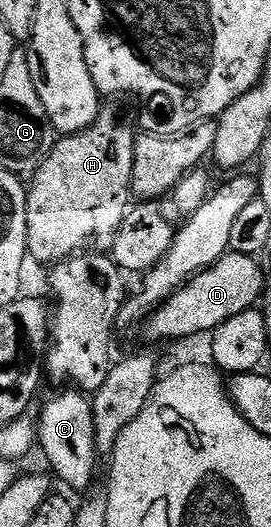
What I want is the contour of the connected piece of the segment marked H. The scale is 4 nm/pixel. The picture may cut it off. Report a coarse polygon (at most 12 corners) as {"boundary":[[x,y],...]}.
{"boundary":[[118,106],[59,137],[26,196],[31,259],[106,252],[131,209]]}

